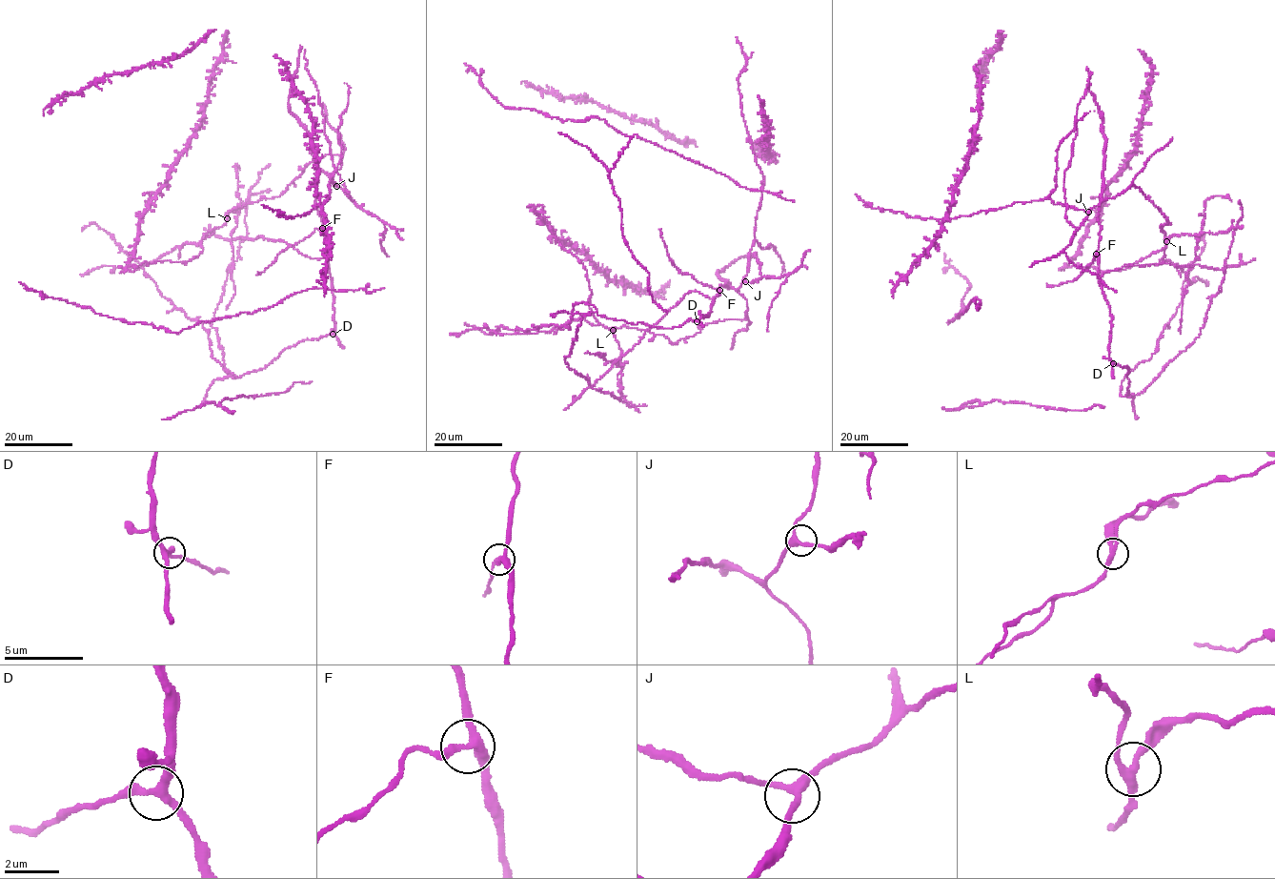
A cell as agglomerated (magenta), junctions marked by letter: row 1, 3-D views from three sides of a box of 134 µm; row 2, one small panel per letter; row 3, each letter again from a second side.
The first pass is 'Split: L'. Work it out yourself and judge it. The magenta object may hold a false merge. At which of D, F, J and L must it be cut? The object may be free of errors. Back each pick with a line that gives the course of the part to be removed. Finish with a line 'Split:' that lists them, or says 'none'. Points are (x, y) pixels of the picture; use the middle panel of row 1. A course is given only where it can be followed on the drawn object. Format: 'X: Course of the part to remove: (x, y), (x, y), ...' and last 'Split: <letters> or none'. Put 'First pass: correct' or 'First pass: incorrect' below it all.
L: Course of the part to remove: (613, 329), (620, 349), (618, 362), (604, 359), (605, 354), (602, 357), (598, 352), (597, 355), (585, 353)
Split: L
First pass: correct

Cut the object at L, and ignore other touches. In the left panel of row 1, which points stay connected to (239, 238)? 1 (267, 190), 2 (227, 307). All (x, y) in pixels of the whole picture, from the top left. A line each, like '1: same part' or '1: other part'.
1: other part
2: other part

